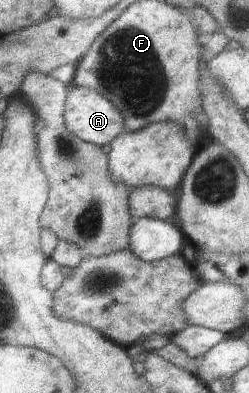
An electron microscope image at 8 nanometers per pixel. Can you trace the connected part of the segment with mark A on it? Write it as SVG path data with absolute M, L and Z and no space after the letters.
M72 85L68 88L63 120L70 133L73 133L82 141L100 147L110 144L115 137L124 133L125 129L123 115L120 115L119 109L116 109L106 96L84 86Z

